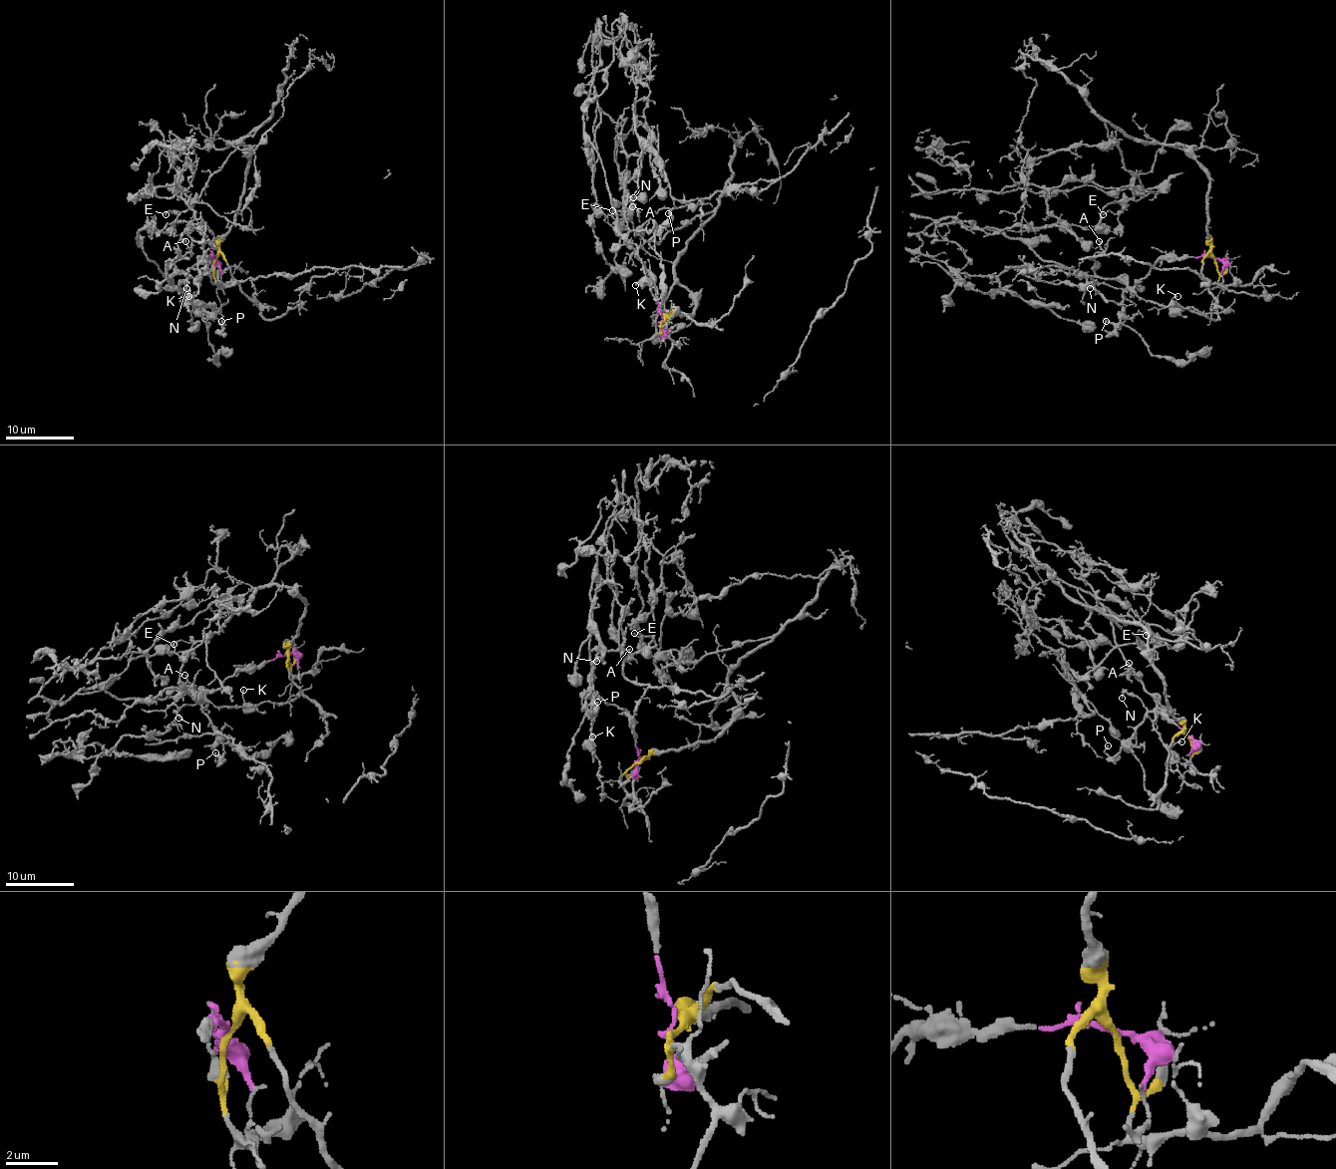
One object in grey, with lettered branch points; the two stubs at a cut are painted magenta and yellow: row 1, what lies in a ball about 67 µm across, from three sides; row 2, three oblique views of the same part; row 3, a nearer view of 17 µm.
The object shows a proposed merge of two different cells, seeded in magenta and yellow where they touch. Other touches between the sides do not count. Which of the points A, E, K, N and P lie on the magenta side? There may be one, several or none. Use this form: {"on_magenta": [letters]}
{"on_magenta": ["A", "K", "N", "P"]}

